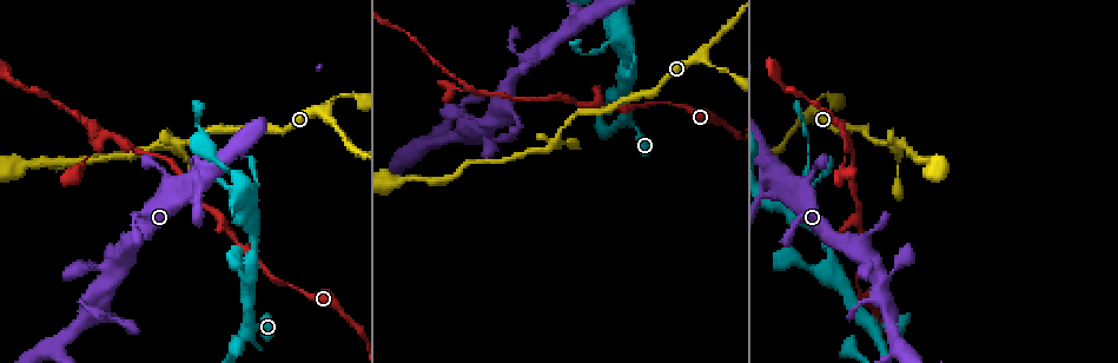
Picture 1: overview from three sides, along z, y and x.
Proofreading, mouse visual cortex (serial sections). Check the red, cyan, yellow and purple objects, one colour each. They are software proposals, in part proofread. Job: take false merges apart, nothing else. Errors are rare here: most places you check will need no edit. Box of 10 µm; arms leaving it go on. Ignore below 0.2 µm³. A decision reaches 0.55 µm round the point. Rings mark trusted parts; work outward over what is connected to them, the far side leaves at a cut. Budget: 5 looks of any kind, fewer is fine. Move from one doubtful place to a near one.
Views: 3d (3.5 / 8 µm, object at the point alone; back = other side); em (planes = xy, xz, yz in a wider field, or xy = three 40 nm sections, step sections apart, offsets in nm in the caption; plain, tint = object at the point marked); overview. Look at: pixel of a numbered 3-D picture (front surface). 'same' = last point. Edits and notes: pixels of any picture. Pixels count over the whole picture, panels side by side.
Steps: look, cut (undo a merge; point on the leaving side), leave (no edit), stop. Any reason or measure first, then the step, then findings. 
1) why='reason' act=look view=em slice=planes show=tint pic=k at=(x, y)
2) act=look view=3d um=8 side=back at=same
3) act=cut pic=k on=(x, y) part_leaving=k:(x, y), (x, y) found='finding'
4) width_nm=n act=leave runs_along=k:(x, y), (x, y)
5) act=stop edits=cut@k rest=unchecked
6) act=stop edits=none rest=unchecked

why='calibre changes' act=look view=3d um=8 side=back pic=1 at=(863, 317)

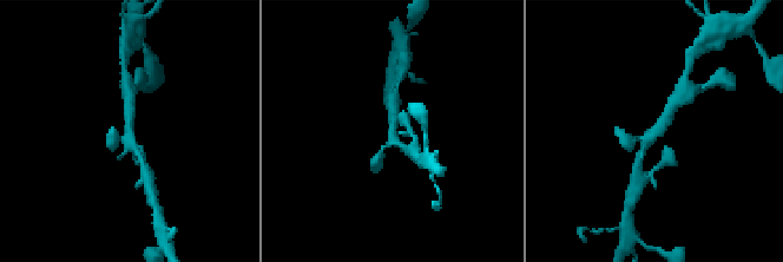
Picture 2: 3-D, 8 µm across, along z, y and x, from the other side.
why='now the EM' act=look view=em slice=xy step=5 show=tint at=same

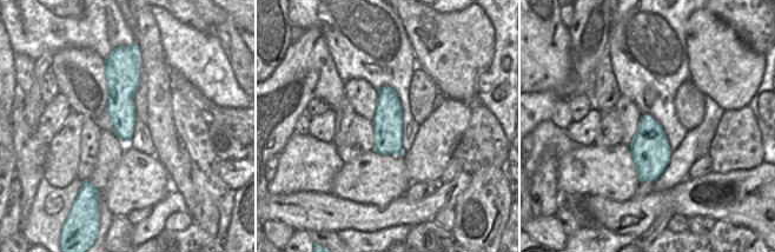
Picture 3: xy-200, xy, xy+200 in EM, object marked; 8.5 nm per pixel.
act=leave runs_along=2:(630, 139), (647, 139), (677, 99) found='one cell here'

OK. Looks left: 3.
why='sudden change in width' act=look view=3d um=3.5 side=back pic=1 at=(834, 240)

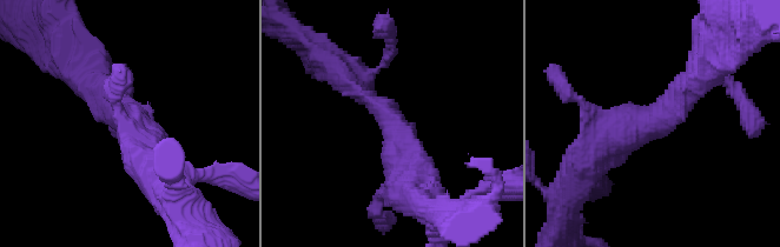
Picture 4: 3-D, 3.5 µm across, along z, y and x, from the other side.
why='now the EM' act=look view=em slice=planes show=tint pic=4 at=(649, 119)

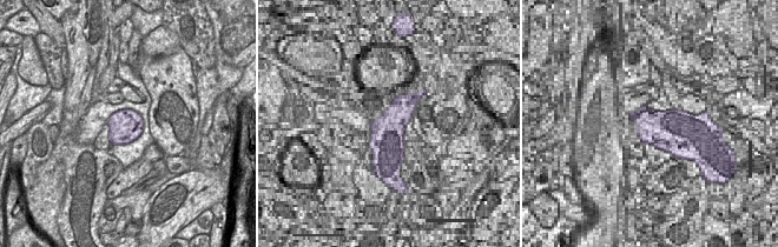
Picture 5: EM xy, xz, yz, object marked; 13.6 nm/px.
arm_widths_nm=300,500 act=leave runs_along=4:(699, 78), (587, 161) found='one cell here'

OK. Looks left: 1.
act=stop edits=none rest=unchecked

